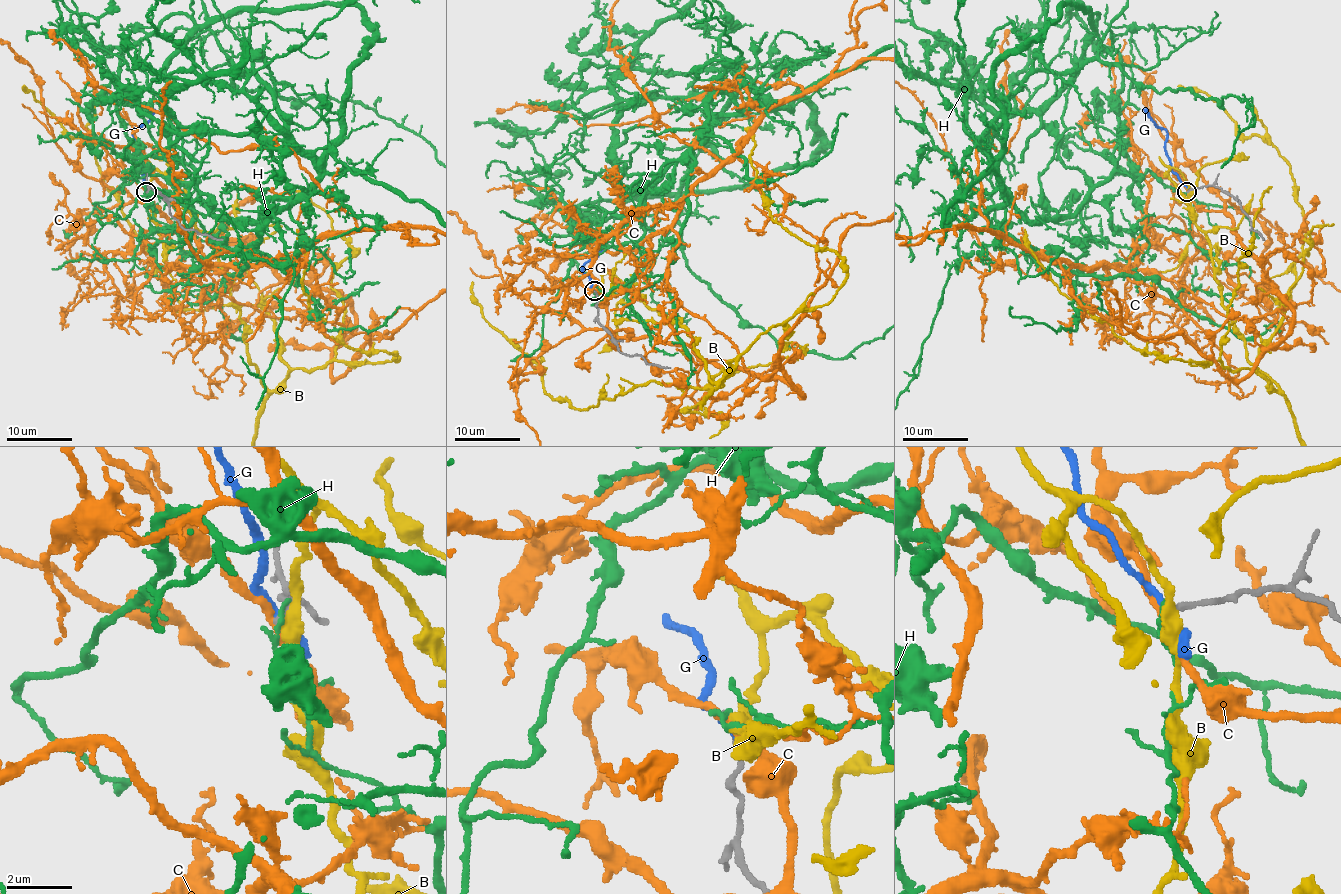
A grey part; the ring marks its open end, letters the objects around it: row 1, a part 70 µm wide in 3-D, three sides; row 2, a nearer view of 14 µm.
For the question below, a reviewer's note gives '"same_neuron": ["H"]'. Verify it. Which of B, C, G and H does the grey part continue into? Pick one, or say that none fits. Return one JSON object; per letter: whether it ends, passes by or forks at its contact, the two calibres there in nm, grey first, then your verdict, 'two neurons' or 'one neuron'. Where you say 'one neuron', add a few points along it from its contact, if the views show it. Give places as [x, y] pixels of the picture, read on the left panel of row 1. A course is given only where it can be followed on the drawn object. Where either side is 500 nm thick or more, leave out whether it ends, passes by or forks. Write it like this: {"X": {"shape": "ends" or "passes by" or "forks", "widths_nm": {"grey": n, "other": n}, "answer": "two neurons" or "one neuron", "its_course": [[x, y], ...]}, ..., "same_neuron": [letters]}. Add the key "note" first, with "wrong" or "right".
{"note": "wrong", "B": {"shape": "passes by", "widths_nm": {"grey": 200, "other": 400}, "answer": "two neurons"}, "C": {"shape": "passes by", "widths_nm": {"grey": 180, "other": 240}, "answer": "two neurons"}, "G": {"shape": "passes by", "widths_nm": {"grey": 200, "other": 240}, "answer": "two neurons"}, "H": {"shape": "ends", "widths_nm": {"grey": 180, "other": 160}, "answer": "two neurons"}, "same_neuron": []}

